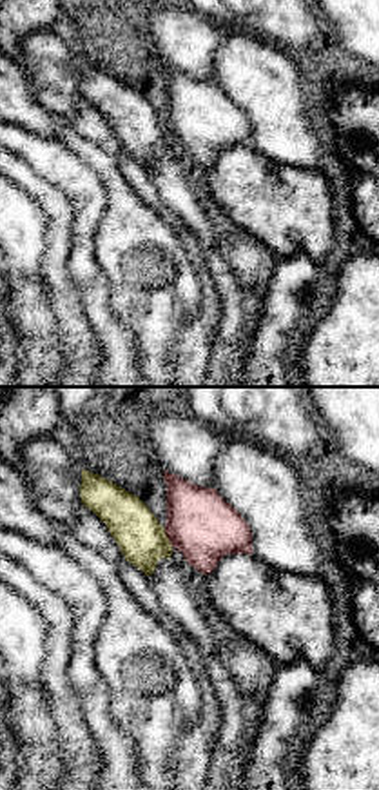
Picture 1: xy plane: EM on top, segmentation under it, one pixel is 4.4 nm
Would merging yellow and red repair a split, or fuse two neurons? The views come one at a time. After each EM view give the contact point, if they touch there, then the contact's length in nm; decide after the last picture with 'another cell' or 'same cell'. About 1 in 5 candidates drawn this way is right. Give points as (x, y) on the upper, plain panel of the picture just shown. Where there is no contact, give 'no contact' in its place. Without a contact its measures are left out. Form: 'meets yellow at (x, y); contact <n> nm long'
meets yellow at (167, 131); contact 110 nm long

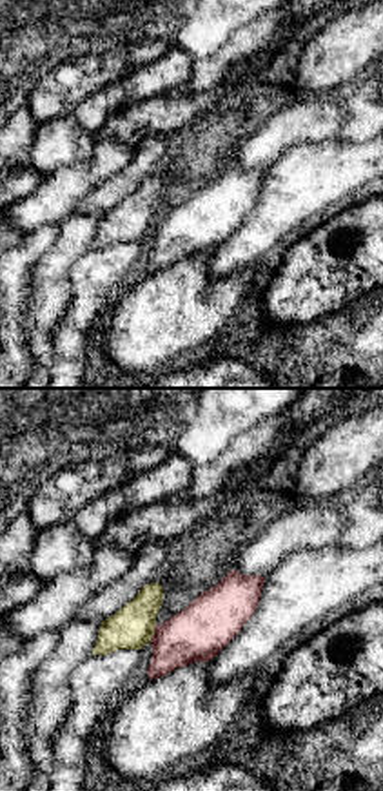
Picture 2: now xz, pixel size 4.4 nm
meets yellow at (153, 227); contact 80 nm long

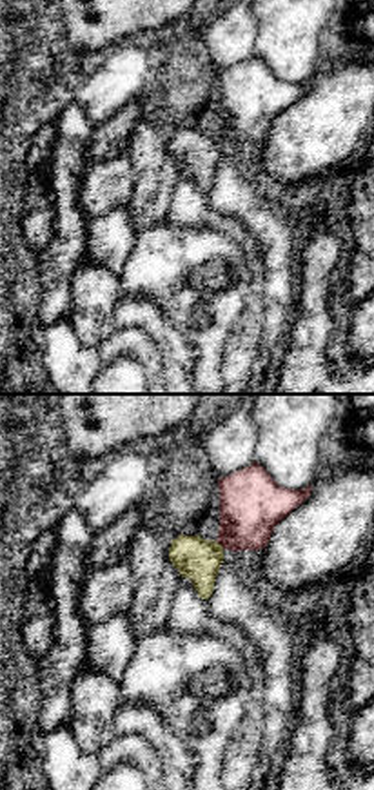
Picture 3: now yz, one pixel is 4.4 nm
meets yellow at (218, 137); contact 50 nm long

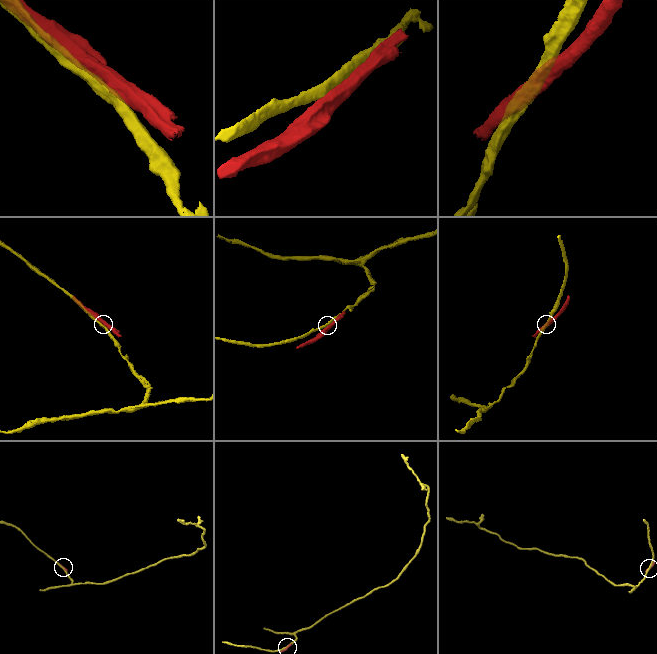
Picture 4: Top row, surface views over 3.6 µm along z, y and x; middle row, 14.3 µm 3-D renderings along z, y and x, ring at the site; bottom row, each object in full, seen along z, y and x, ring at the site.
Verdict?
another cell

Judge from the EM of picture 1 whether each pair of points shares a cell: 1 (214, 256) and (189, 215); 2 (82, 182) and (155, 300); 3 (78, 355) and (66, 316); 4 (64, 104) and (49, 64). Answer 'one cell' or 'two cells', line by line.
1: one cell
2: two cells
3: one cell
4: one cell

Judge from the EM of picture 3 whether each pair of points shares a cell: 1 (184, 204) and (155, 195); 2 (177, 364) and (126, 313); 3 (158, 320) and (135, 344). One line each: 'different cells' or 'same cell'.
1: different cells
2: same cell
3: different cells

